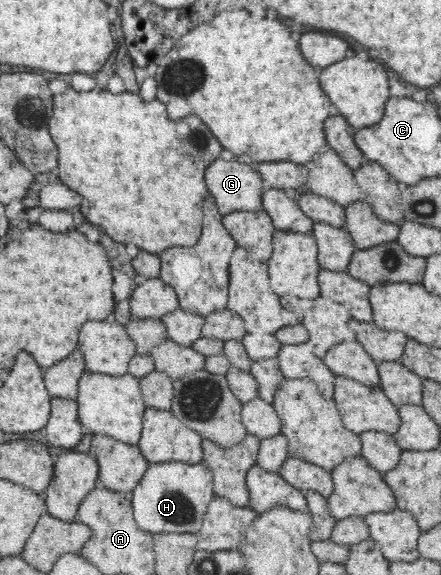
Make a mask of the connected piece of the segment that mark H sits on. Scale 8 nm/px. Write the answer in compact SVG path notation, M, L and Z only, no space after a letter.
M176 461L150 463L144 476L130 493L133 516L141 530L153 535L166 533L196 533L200 531L206 508L216 497L212 471L204 464Z

